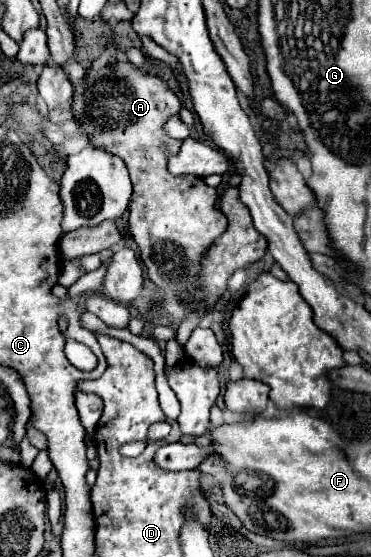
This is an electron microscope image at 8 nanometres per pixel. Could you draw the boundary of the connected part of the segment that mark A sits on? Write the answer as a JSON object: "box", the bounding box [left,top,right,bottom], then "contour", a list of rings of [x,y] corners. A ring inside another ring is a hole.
{"box":[73,60,227,296],"contour":[[[119,60],[119,66],[115,66],[115,72],[111,76],[105,76],[97,80],[101,84],[103,92],[83,92],[81,100],[77,96],[73,98],[73,118],[87,134],[91,146],[99,146],[119,158],[127,164],[129,176],[133,184],[133,194],[129,204],[129,232],[133,240],[137,242],[141,250],[141,260],[147,268],[147,276],[151,282],[155,282],[165,292],[177,296],[181,292],[187,292],[189,288],[195,288],[197,272],[199,272],[199,258],[205,254],[209,244],[221,236],[227,230],[227,218],[221,214],[217,206],[217,190],[207,186],[203,178],[193,174],[181,174],[175,176],[167,170],[167,154],[159,150],[159,144],[167,144],[169,154],[179,154],[181,140],[173,140],[165,132],[165,122],[179,114],[181,102],[175,96],[175,92],[169,88],[167,82],[161,78],[135,68],[127,60]]]}

